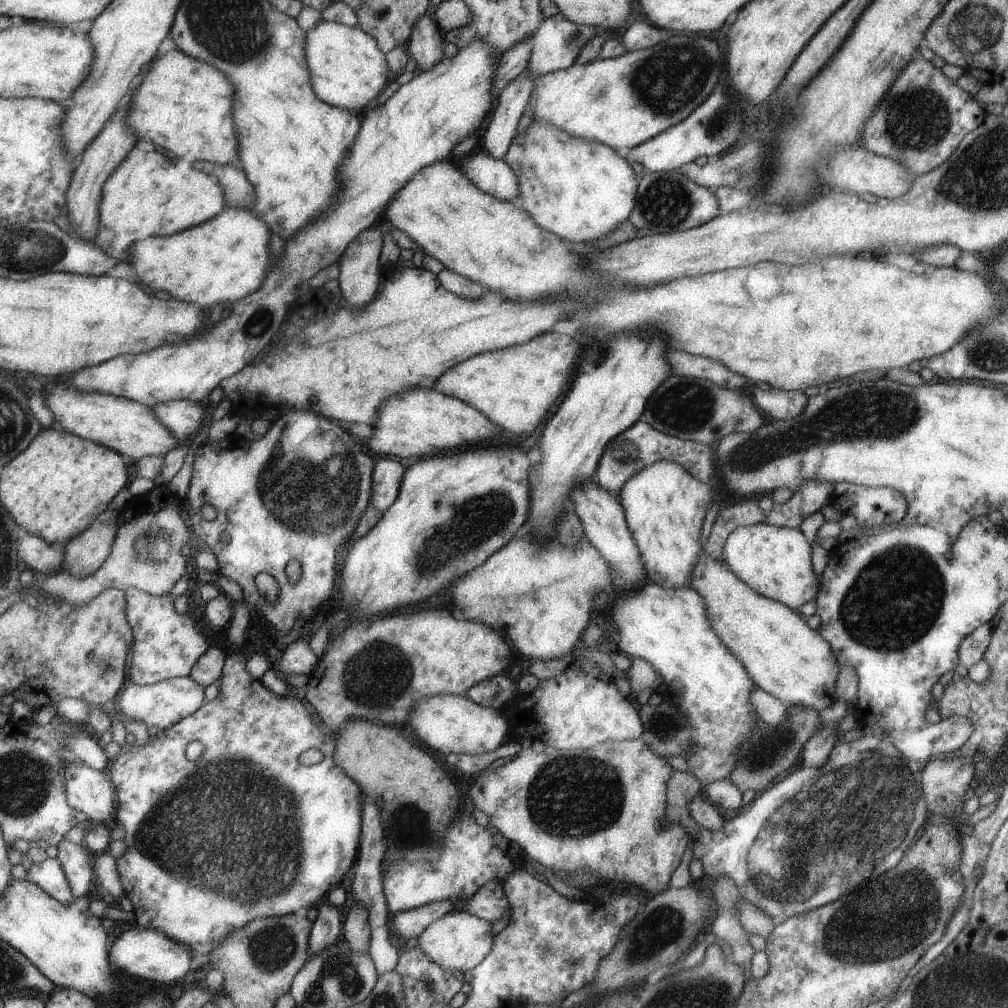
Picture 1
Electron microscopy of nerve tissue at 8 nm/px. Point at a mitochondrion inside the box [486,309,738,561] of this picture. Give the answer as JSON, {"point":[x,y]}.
{"point":[686,404]}

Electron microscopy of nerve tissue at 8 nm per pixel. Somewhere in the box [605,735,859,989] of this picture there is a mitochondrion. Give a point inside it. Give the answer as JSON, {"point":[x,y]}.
{"point":[667,927]}

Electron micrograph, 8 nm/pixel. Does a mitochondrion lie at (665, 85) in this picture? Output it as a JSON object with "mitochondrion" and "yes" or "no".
{"mitochondrion":"yes"}

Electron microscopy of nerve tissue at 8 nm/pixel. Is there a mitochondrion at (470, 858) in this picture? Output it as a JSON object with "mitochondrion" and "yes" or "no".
{"mitochondrion":"no"}

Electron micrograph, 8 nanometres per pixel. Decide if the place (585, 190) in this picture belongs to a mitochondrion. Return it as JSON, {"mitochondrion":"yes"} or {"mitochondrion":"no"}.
{"mitochondrion":"no"}

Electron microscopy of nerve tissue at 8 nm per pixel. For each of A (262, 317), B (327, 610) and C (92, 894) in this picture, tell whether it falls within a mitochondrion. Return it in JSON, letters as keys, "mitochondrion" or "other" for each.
{"A":"other","B":"other","C":"other"}

